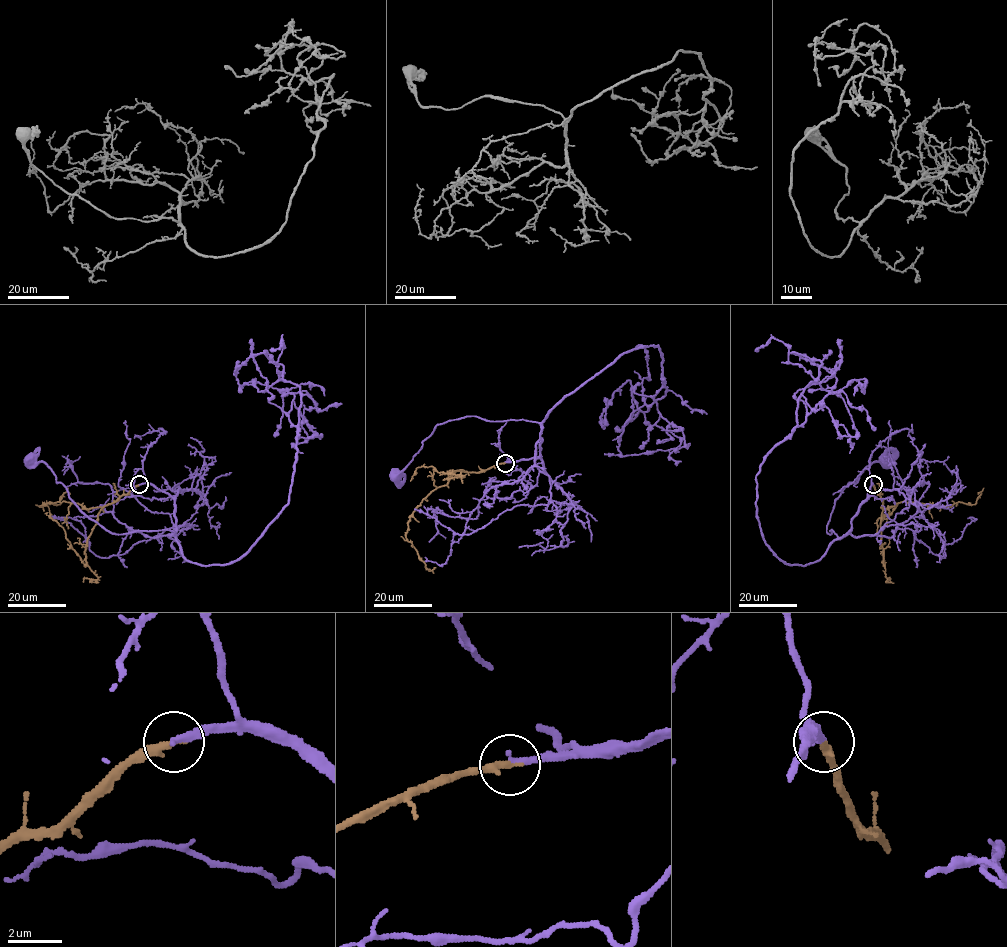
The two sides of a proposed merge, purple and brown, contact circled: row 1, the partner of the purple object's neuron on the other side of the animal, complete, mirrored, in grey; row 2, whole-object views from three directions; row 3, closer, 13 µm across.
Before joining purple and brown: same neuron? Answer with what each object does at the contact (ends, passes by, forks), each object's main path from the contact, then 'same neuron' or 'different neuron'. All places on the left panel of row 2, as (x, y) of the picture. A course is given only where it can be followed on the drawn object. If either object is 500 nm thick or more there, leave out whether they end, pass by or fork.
purple ends there; brown ends there; purple runs (139, 484), (153, 484), (174, 500), (175, 537), (169, 530), (107, 531), (69, 497), (44, 462), (31, 459); brown runs (139, 484), (102, 507), (90, 508), (64, 501), (40, 506), (49, 502), (59, 504), (59, 498), (68, 488); same neuron

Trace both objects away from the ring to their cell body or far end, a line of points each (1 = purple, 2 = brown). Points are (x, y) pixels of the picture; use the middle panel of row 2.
1: (505, 462), (539, 455), (541, 438), (538, 422), (485, 420), (466, 416), (439, 424), (409, 463), (396, 473)
2: (505, 462), (479, 472), (455, 471), (445, 485), (430, 492), (410, 516), (406, 538), (434, 573)

